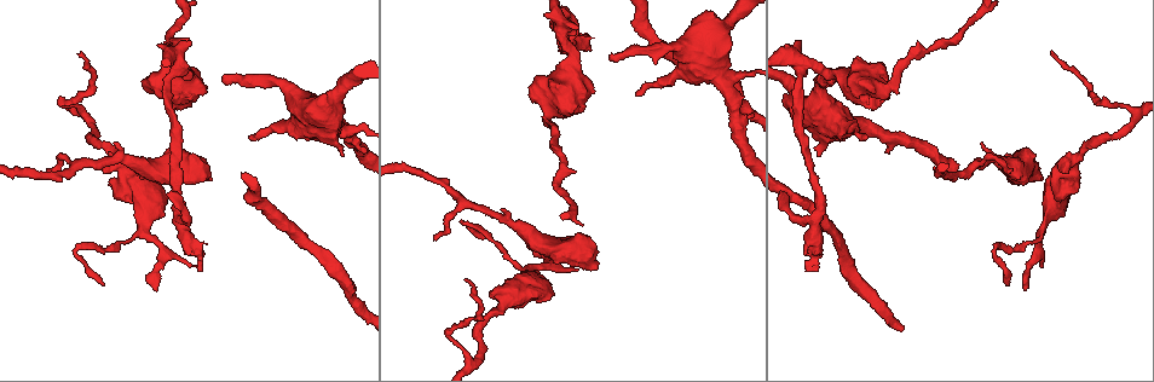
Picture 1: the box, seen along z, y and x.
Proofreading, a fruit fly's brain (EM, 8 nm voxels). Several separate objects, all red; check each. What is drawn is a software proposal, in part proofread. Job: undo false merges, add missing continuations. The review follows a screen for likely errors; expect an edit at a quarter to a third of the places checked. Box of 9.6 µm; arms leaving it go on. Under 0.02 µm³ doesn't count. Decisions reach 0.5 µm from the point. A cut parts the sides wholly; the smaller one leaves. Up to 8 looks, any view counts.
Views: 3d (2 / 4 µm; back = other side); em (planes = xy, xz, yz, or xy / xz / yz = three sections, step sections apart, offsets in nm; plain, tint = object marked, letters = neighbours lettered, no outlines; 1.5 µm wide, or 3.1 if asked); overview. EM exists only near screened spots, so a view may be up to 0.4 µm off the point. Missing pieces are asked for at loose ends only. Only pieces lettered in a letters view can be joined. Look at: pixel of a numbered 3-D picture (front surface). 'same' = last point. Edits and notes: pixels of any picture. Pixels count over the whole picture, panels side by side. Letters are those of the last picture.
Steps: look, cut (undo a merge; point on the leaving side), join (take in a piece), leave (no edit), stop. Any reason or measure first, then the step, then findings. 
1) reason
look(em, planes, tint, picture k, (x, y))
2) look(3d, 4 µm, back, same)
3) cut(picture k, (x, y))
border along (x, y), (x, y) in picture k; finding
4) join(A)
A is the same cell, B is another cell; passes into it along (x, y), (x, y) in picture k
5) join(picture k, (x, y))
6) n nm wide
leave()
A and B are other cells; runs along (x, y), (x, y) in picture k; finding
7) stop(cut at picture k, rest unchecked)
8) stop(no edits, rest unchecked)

stops while still wide
look(em, xy, step 8, letters, picture 1, (595, 267))

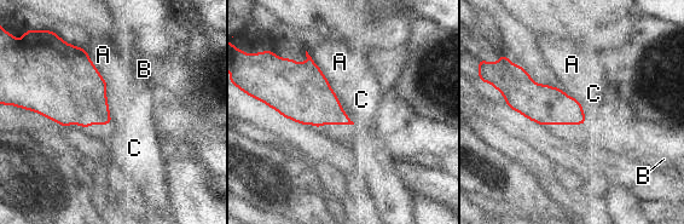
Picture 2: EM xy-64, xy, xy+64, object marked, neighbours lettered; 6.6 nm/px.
look(em, yz, step 8, letters, same)

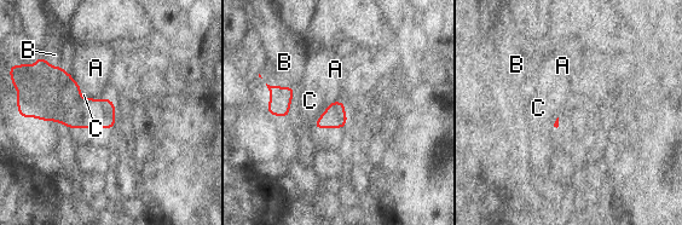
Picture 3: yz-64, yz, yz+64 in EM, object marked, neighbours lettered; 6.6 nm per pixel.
leave()
A, B and C are other cells; border along (295, 87), (287, 116) in picture 3; none of them fits

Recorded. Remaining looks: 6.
sudden change in width
look(3d, 4 µm, picture 1, (1079, 157))

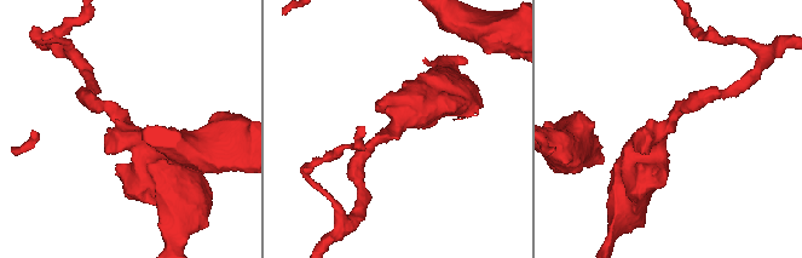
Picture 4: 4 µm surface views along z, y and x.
look(em, xy, step 4, tint, picture 4, (667, 124))

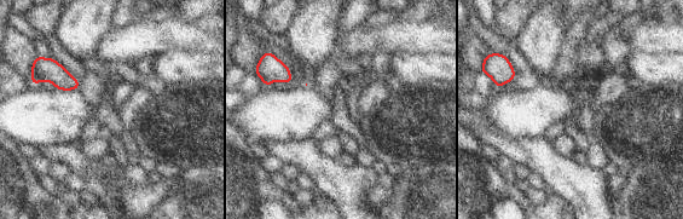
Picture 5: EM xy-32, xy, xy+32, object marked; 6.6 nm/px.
look(em, planes, letters, same)

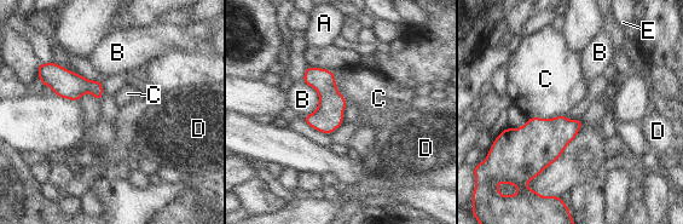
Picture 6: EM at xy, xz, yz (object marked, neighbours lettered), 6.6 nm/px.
100 nm wide
leave()
A, B, C, D and E are other cells; border along (301, 80), (318, 95), (305, 116) in picture 6; one cell here

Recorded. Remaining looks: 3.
abrupt turn
look(em, xy, step 4, letters, picture 1, (801, 67))

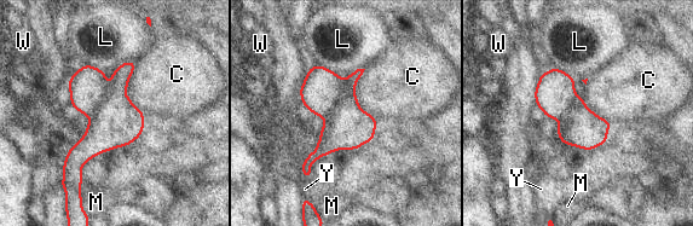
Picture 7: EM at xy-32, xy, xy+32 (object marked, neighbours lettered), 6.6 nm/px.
cut(picture 7, (116, 122))
C, L, M, W and Y are other cells; the part that leaves runs along (132, 64), (76, 177) in picture 7; two cells meet here

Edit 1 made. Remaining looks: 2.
stop(cut at picture 7, rest unchecked)

